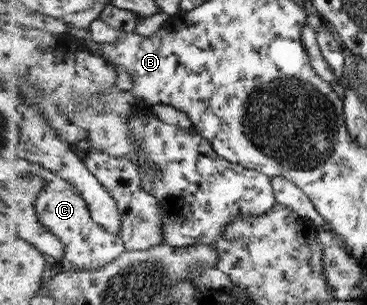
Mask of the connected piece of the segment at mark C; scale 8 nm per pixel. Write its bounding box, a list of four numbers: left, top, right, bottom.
[38,175,128,269]

